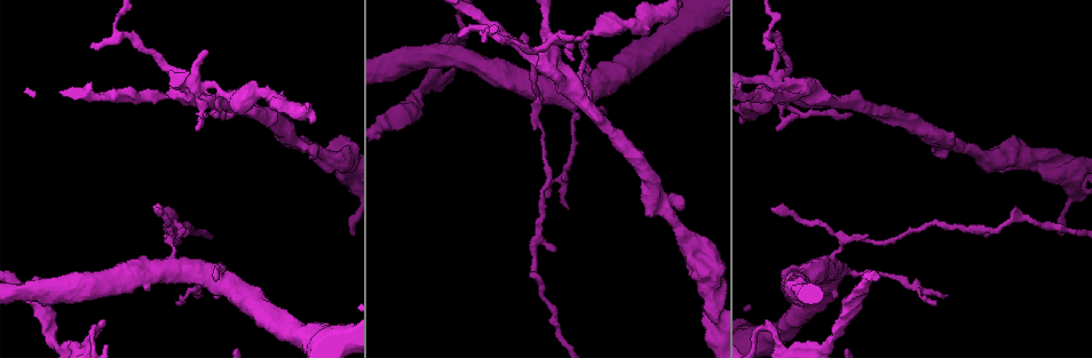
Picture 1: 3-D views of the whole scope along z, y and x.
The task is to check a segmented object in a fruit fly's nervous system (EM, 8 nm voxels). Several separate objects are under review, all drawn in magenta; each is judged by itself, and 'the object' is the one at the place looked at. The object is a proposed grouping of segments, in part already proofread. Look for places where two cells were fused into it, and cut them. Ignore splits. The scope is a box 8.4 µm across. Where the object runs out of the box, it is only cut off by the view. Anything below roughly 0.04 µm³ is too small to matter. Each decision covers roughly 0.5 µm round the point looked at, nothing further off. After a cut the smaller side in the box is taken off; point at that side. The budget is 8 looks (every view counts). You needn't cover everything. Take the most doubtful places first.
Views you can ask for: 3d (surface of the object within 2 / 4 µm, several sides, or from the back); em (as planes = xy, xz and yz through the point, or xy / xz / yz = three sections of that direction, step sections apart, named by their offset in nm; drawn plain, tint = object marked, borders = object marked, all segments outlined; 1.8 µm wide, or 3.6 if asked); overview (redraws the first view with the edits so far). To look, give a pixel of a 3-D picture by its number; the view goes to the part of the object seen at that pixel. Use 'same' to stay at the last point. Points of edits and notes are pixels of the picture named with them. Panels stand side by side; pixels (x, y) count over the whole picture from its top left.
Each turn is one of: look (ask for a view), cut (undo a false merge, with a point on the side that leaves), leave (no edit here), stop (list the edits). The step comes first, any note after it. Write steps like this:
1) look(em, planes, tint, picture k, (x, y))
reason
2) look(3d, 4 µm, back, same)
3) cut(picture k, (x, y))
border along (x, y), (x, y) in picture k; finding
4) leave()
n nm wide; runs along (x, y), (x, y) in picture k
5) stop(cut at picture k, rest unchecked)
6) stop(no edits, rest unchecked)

look(em, planes, tint, picture 1, (765, 328))
sharp bend

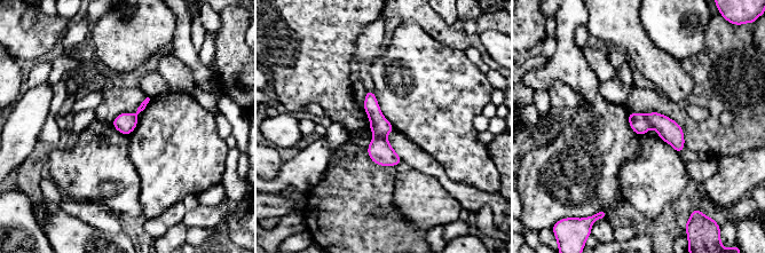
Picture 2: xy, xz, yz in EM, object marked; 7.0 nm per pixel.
cut(picture 2, (639, 124))
border along (645, 115), (651, 126) in picture 2; two cells meet here

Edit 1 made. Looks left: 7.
look(em, planes, tint, picture 1, (691, 245))
sudden change in width

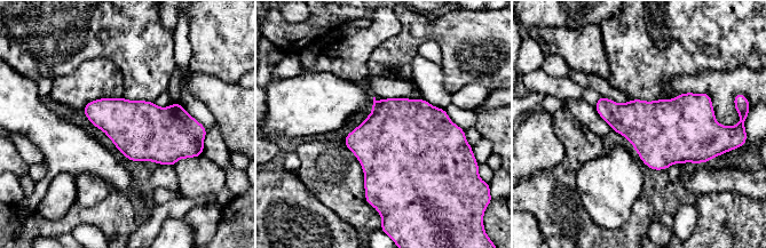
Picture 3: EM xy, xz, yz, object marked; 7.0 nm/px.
leave()
420 nm wide; all the same cell

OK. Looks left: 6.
look(3d, 4 µm, picture 1, (145, 52))
a narrow waist

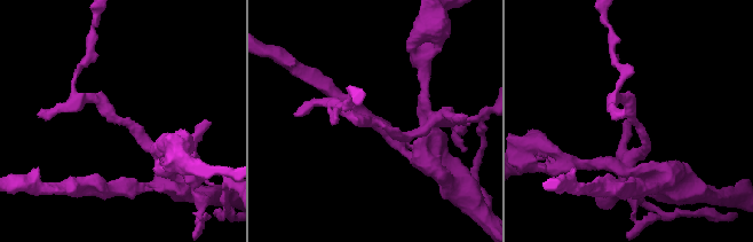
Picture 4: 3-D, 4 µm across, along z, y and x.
look(em, xy, step 16, tint, picture 4, (119, 119))
arms of 170, 180 nm; shape alone is not enough

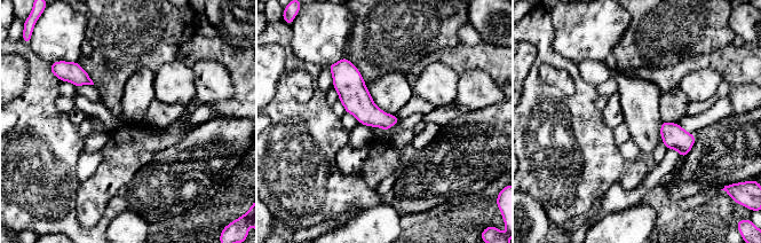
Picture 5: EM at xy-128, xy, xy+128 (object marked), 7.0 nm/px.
look(em, planes, tint, same)
another direction

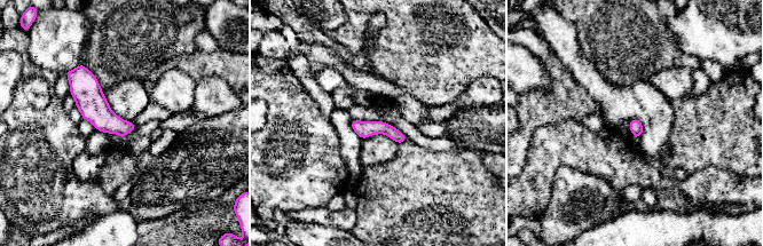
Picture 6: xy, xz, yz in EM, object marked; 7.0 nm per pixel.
leave()
runs along (353, 124), (402, 137) in picture 6; one cell here

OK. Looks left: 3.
look(3d, 4 µm, back, picture 1, (180, 268))
a fork

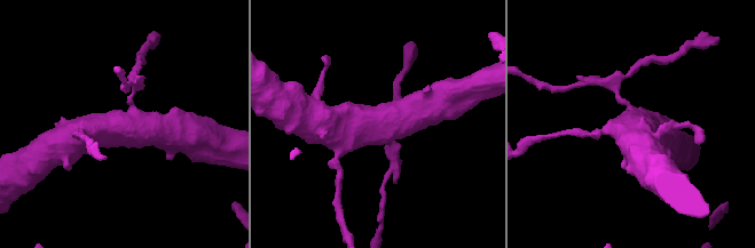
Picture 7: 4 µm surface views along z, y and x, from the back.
look(em, 3.6 µm, xz, step 16, tint, picture 7, (121, 125))
3 arms; arms of 190, 460, 550 nm; now the EM

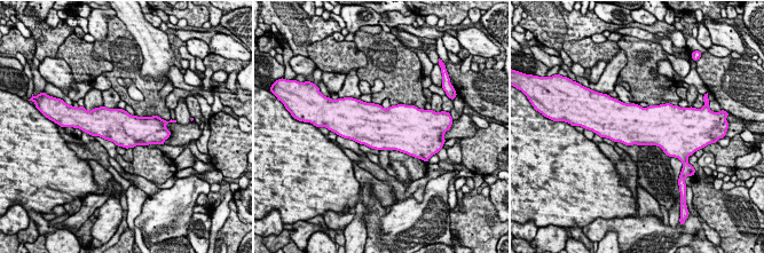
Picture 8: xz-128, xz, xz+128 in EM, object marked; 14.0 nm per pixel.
look(em, 3.6 µm, planes, tint, same)
another direction

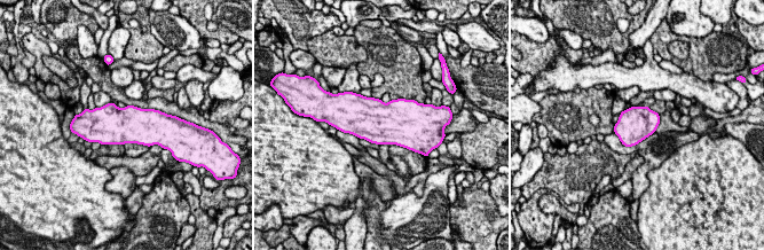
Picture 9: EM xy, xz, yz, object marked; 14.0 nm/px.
leave()
480 nm wide; one cell here

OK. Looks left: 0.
stop(cut at picture 2, rest unchecked)

